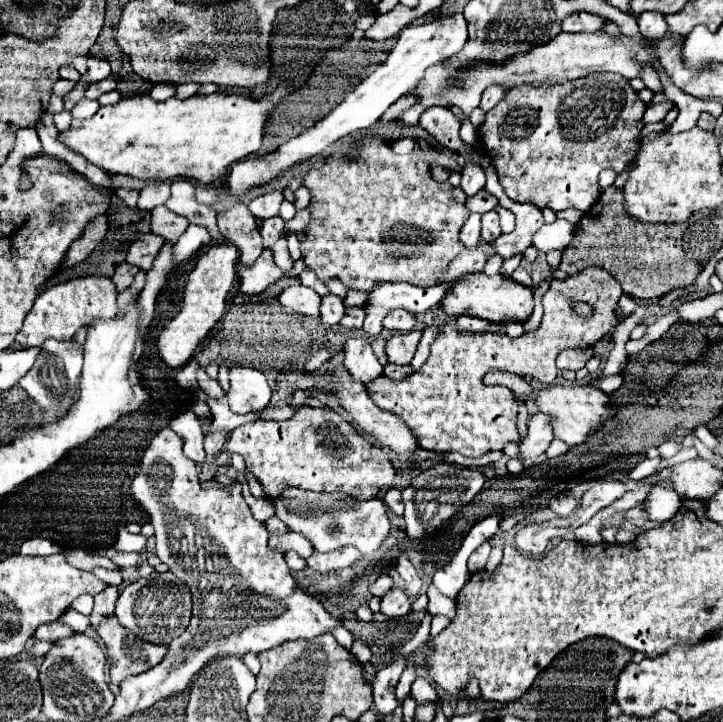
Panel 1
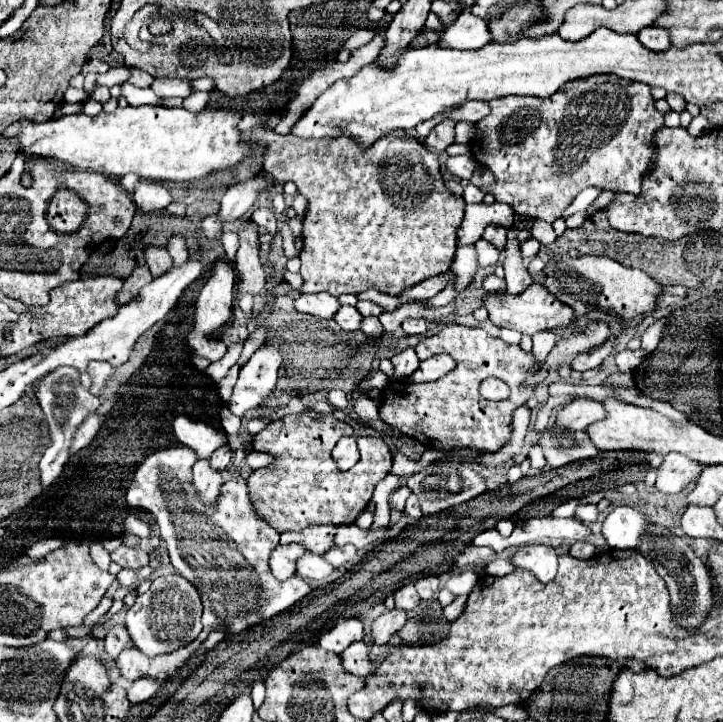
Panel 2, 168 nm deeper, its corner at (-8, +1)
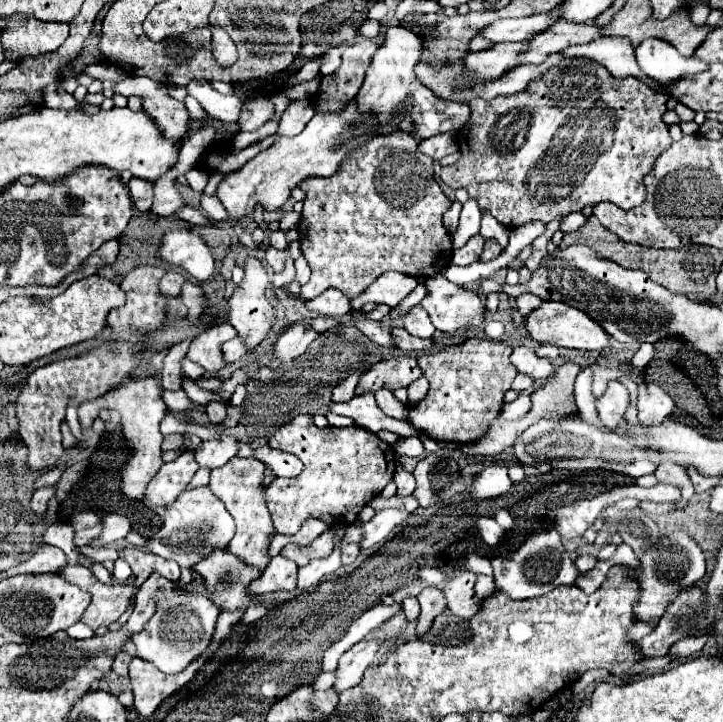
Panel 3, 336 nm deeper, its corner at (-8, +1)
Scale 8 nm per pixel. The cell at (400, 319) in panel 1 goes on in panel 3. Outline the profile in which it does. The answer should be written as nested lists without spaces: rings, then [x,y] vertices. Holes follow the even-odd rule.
[[[415,305],[413,309],[409,309],[407,315],[403,317],[403,321],[405,321],[405,329],[415,337],[431,339],[433,333],[435,333],[435,327],[433,327],[431,319],[425,313],[425,309],[421,309],[421,305]]]

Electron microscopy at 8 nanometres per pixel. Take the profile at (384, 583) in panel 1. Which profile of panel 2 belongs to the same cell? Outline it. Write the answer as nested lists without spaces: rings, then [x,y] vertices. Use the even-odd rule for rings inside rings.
[[[413,583],[403,585],[401,589],[397,589],[397,591],[393,593],[393,597],[395,597],[395,607],[405,609],[405,611],[413,609],[413,607],[419,603],[419,597],[417,597],[417,591],[415,591]]]

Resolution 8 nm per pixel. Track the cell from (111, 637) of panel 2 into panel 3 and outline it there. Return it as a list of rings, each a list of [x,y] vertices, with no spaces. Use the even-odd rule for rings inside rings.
[[[119,653],[117,657],[115,657],[115,661],[113,661],[113,671],[119,675],[119,677],[127,677],[127,665],[129,665],[129,661],[131,661],[131,657],[129,657],[129,653]]]

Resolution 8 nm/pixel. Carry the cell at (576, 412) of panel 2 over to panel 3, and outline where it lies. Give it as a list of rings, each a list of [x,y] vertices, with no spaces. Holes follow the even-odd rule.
[[[609,381],[607,391],[601,399],[597,399],[597,411],[603,425],[615,429],[617,423],[623,419],[625,409],[629,403],[629,391],[619,381]]]

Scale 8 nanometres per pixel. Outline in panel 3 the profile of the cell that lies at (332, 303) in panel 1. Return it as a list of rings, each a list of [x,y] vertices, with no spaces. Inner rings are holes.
[[[355,319],[355,325],[371,339],[375,341],[377,345],[381,347],[389,347],[389,349],[395,349],[395,341],[391,337],[391,331],[393,331],[393,325],[391,321],[383,319],[383,321],[369,321],[369,319]]]

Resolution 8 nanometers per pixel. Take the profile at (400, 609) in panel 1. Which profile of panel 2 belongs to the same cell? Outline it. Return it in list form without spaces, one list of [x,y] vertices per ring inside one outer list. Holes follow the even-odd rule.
[[[391,609],[375,619],[373,623],[373,641],[375,643],[387,643],[393,633],[397,633],[407,621],[407,613],[403,609]]]

